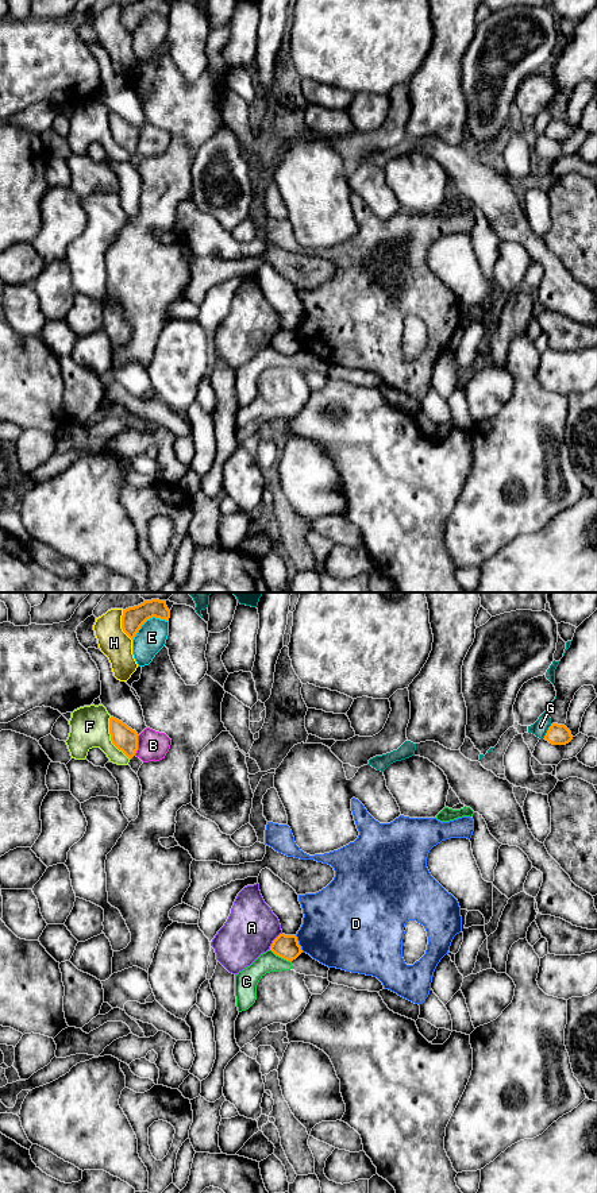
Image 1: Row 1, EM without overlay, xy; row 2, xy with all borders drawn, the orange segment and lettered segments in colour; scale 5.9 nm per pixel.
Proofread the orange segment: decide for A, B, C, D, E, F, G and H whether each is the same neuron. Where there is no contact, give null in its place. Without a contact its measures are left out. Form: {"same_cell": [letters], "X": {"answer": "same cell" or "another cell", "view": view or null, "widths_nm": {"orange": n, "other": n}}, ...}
{"same_cell": [], "A": {"answer": "another cell", "view": "xy", "widths_nm": {"orange": 140, "other": 300}}, "B": {"answer": "another cell", "view": "xy", "widths_nm": {"orange": 150, "other": 180}}, "C": {"answer": "another cell", "view": "xy", "widths_nm": {"orange": 140, "other": 130}}, "D": {"answer": "another cell", "view": "xy", "widths_nm": {"orange": 140, "other": 420}}, "E": {"answer": "another cell", "view": "xy", "widths_nm": {"orange": 140, "other": 180}}, "F": {"answer": "another cell", "view": "xy", "widths_nm": {"orange": 150, "other": 240}}, "G": {"answer": "another cell", "view": "xy", "widths_nm": {"orange": 130, "other": 90}}, "H": {"answer": "another cell", "view": "xy", "widths_nm": {"orange": 140, "other": 180}}}

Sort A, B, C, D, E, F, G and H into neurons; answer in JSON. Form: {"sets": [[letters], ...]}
{"sets": [["A"], ["B"], ["C"], ["D"], ["E"], ["F"], ["G"], ["H"]]}

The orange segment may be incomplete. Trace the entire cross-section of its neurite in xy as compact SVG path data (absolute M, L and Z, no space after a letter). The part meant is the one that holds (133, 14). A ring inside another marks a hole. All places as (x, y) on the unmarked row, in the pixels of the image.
M138 0L123 5L122 24L134 35L140 22L150 13L159 13L169 16L170 5L166 0Z

